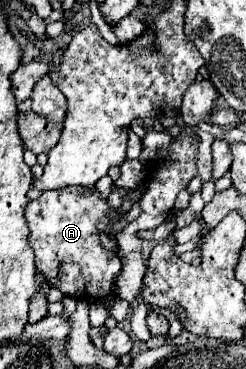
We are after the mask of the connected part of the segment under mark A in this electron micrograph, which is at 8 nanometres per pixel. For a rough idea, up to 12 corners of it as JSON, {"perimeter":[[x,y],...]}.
{"perimeter":[[50,190],[28,204],[36,266],[90,304],[122,262],[96,222],[118,220],[98,190]]}

